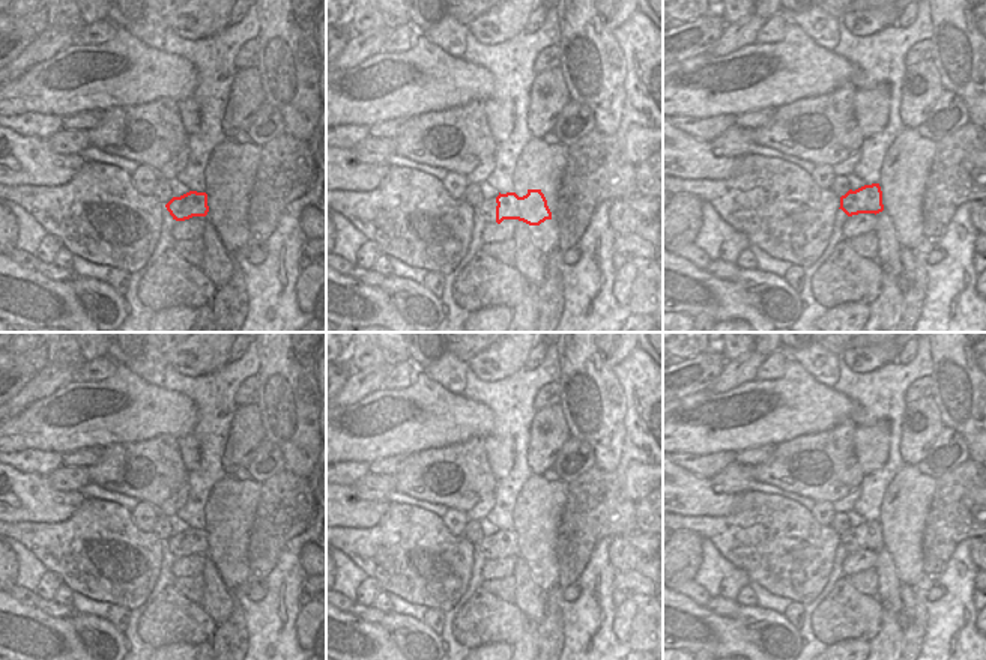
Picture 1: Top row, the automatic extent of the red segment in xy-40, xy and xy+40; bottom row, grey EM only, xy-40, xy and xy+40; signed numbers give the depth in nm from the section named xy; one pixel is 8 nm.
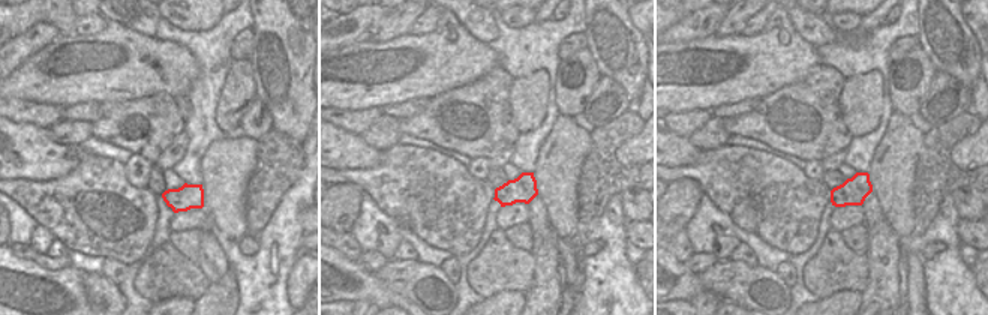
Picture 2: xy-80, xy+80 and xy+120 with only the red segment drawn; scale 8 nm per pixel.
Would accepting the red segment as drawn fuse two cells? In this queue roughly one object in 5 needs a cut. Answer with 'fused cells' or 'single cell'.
single cell

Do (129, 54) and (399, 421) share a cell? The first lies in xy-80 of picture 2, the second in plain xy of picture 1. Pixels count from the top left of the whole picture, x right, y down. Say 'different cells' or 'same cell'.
same cell

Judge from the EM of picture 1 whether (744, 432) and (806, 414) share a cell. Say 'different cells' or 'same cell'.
same cell

